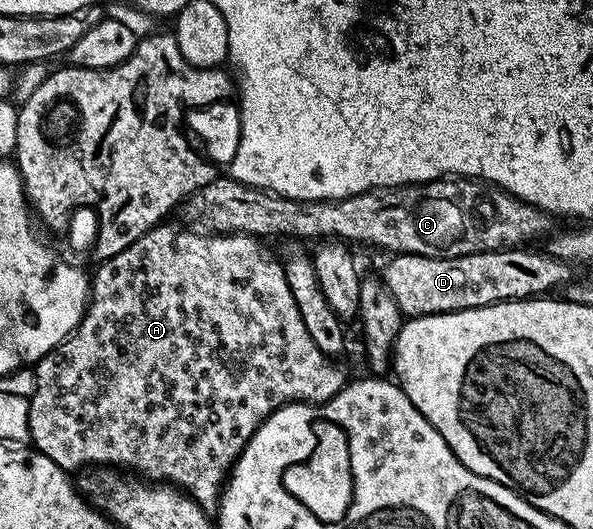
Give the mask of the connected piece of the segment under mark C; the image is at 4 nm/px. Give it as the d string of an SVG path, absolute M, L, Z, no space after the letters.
M221 174L216 180L207 182L207 186L191 193L188 200L180 205L180 212L181 220L185 223L182 225L190 232L240 234L258 238L298 236L301 240L312 242L322 238L336 238L341 242L355 240L359 244L386 248L389 254L406 252L427 258L459 258L476 252L500 252L506 248L528 245L528 240L537 240L545 235L548 237L554 231L554 217L550 213L476 178L442 178L428 180L425 184L403 184L400 188L360 192L342 200L296 200L244 184L228 174Z

